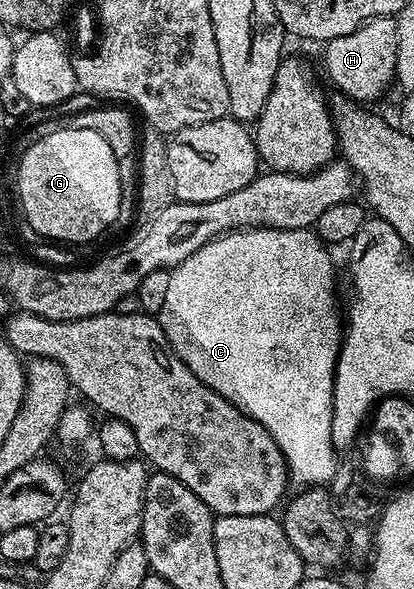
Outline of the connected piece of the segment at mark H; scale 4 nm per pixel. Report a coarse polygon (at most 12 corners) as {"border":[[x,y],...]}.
{"border":[[394,18],[326,40],[348,100],[379,99],[397,69]]}

